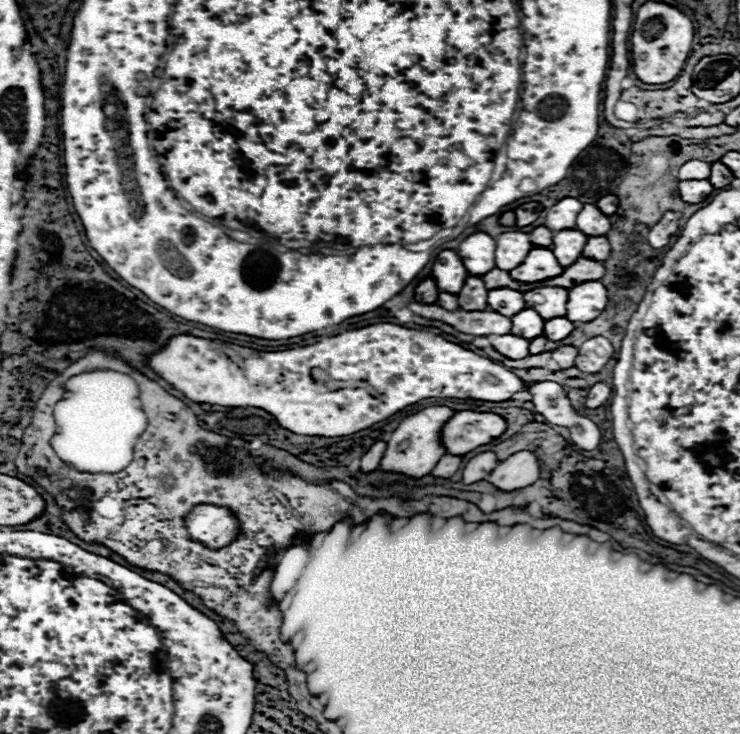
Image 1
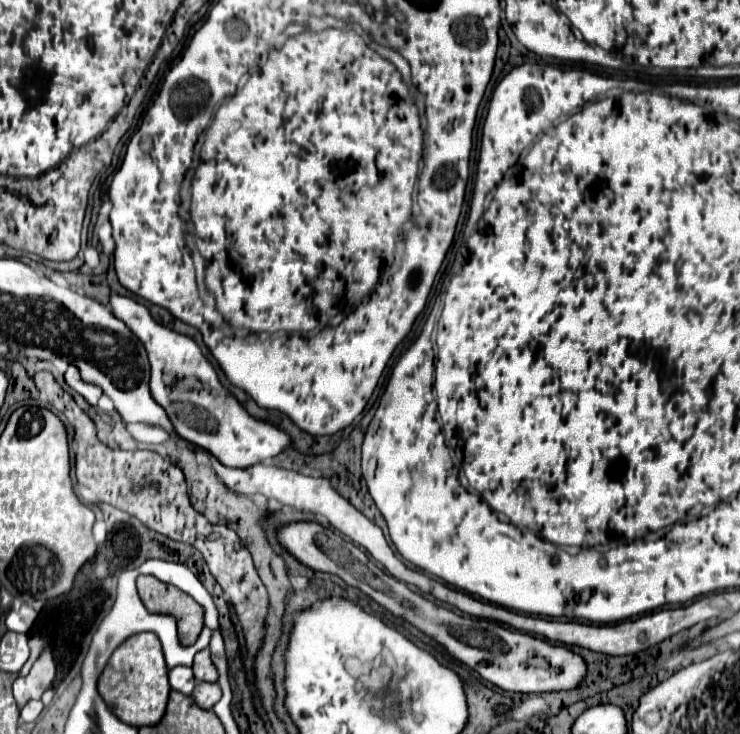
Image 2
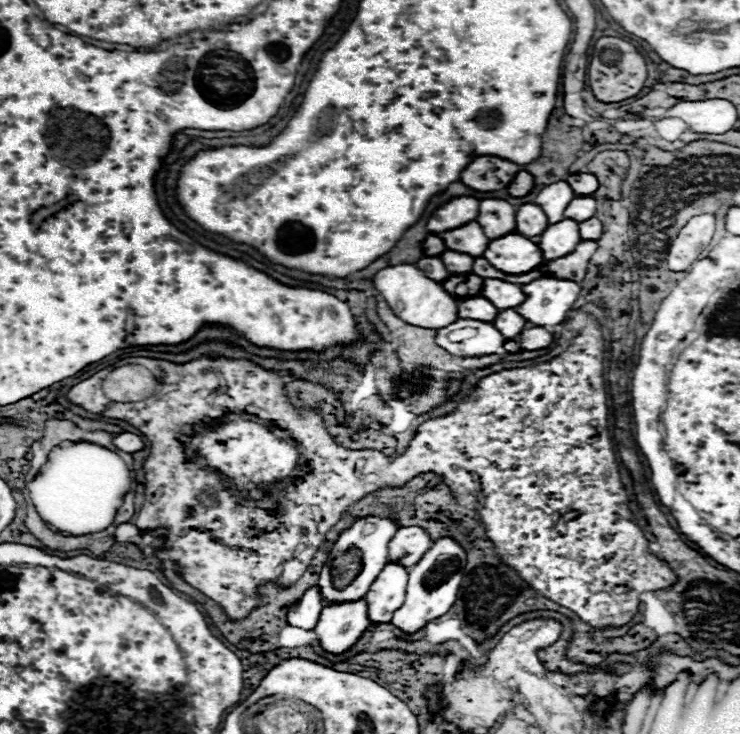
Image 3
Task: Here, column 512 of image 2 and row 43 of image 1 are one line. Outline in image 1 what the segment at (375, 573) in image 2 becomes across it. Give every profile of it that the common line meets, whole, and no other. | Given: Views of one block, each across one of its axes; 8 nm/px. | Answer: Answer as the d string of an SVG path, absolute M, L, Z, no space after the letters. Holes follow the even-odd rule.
M644 2L636 12L630 32L630 54L636 76L646 84L666 84L674 80L686 64L688 52L692 48L692 38L694 26L690 16L664 2Z

